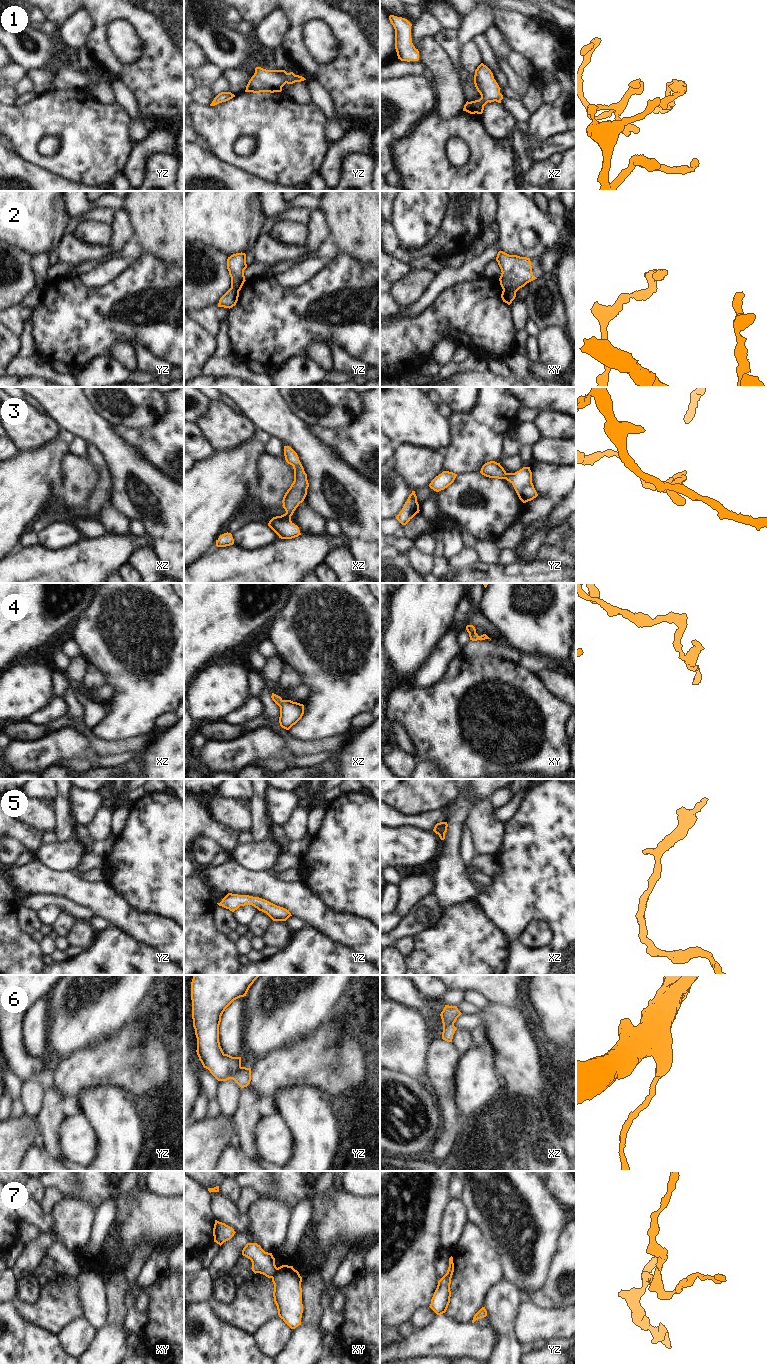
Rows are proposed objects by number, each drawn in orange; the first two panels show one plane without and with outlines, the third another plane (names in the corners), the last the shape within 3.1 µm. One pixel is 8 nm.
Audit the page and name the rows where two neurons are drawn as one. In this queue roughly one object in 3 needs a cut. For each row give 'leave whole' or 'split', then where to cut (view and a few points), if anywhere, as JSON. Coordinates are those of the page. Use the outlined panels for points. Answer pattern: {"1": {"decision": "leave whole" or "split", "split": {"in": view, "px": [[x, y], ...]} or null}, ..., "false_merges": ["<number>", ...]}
{"1": {"decision": "leave whole", "split": null}, "2": {"decision": "split", "split": {"in": "xy", "px": [[503, 288], [515, 293]]}}, "3": {"decision": "leave whole", "split": null}, "4": {"decision": "leave whole", "split": null}, "5": {"decision": "leave whole", "split": null}, "6": {"decision": "split", "split": {"in": "yz", "px": [[240, 1066], [232, 1078]]}}, "7": {"decision": "split", "split": {"in": "xy", "px": [[277, 1268], [271, 1277]]}}, "false_merges": ["2", "6", "7"]}

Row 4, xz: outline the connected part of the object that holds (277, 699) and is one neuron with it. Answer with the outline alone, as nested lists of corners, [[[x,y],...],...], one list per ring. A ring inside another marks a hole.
[[[272,693],[272,700],[280,707],[280,726],[289,730],[304,714],[304,705],[291,700],[283,700],[280,696]]]

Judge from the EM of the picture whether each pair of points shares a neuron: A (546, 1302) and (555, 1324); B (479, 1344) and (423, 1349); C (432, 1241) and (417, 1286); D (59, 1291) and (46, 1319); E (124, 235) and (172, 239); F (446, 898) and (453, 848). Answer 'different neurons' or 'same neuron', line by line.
A: different neurons
B: same neuron
C: same neuron
D: same neuron
E: different neurons
F: same neuron

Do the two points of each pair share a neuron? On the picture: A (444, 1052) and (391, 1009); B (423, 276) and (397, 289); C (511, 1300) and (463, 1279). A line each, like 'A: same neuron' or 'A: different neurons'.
A: different neurons
B: same neuron
C: different neurons

